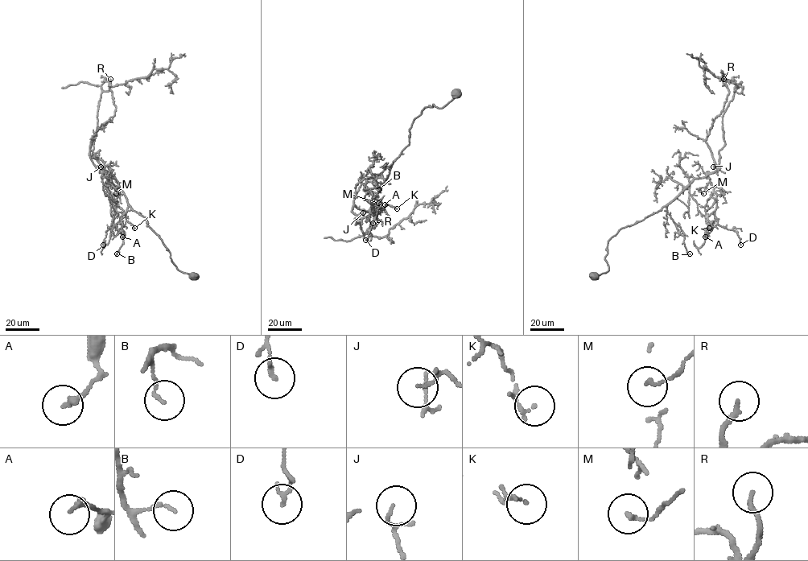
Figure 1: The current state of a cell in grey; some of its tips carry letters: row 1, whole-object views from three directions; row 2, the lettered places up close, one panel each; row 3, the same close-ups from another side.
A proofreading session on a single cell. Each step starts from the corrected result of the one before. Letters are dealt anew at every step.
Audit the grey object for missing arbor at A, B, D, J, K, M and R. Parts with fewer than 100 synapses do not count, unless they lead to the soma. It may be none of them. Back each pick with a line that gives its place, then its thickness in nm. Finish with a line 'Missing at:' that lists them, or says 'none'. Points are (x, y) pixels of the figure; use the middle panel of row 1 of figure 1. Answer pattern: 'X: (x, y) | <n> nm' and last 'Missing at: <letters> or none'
Missing at: none

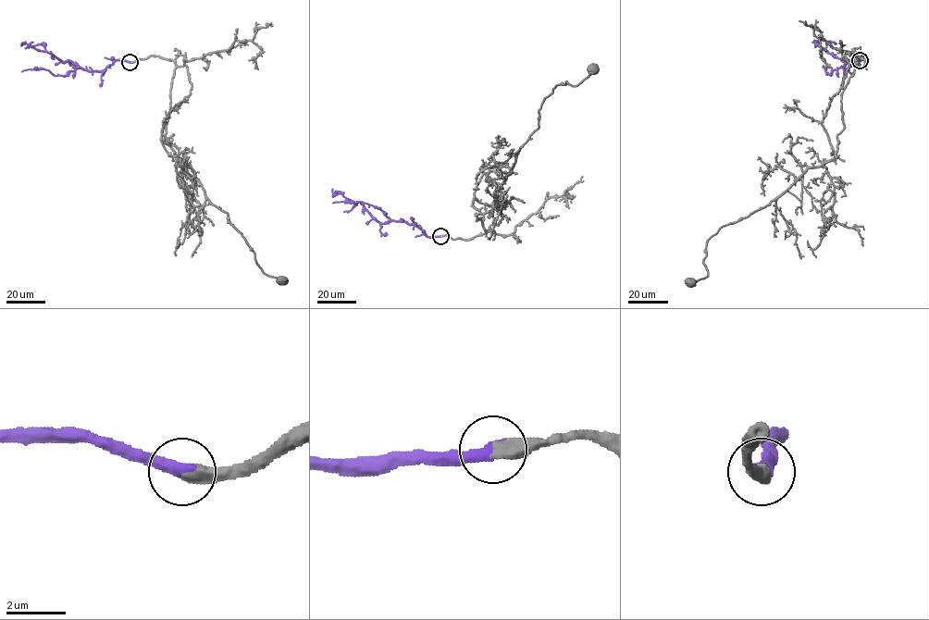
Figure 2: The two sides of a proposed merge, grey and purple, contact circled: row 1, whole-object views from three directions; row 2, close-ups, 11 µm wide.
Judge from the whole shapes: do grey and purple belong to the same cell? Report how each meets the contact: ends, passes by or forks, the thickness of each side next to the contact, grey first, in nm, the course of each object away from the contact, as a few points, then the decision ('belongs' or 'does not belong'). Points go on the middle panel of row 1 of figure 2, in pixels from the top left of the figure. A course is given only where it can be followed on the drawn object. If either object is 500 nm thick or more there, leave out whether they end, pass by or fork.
550 nm thick on the grey side, 440 nm on the other; grey runs (440, 236), (485, 233), (476, 213), (496, 204), (538, 127), (543, 101), (593, 68); purple runs (439, 236), (427, 237), (414, 224), (403, 221), (377, 222), (359, 202), (333, 193), (332, 188); belongs

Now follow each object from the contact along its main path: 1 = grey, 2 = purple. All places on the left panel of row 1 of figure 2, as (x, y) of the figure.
1: (130, 62), (151, 55), (174, 61), (165, 142), (195, 174), (208, 201), (228, 214), (265, 273), (282, 279)
2: (129, 62), (117, 60), (104, 70), (89, 71), (71, 61), (63, 61), (48, 52), (21, 43)

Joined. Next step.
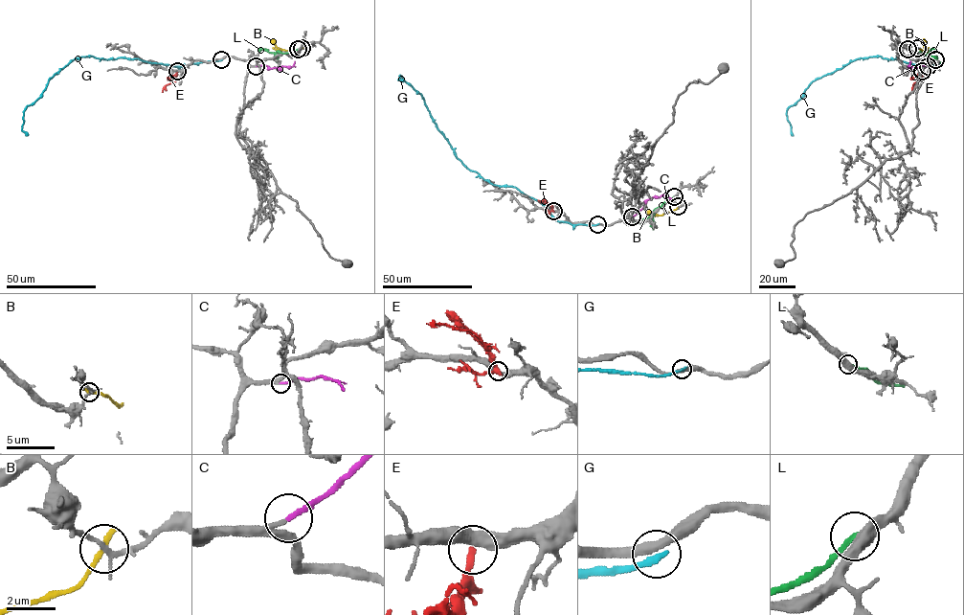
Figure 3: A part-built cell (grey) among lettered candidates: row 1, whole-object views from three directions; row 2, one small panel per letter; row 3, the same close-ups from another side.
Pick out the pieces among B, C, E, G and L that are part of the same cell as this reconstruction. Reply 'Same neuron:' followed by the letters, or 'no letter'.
Same neuron: C

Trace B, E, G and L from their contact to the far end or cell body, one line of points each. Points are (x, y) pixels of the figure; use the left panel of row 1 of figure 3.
B: (302, 49), (280, 50), (272, 39)
E: (177, 71), (175, 80), (162, 92)
G: (221, 59), (175, 66), (139, 58), (76, 57), (56, 74), (42, 95), (26, 107), (22, 130), (28, 135)
L: (298, 49), (275, 54), (261, 49), (258, 51)

